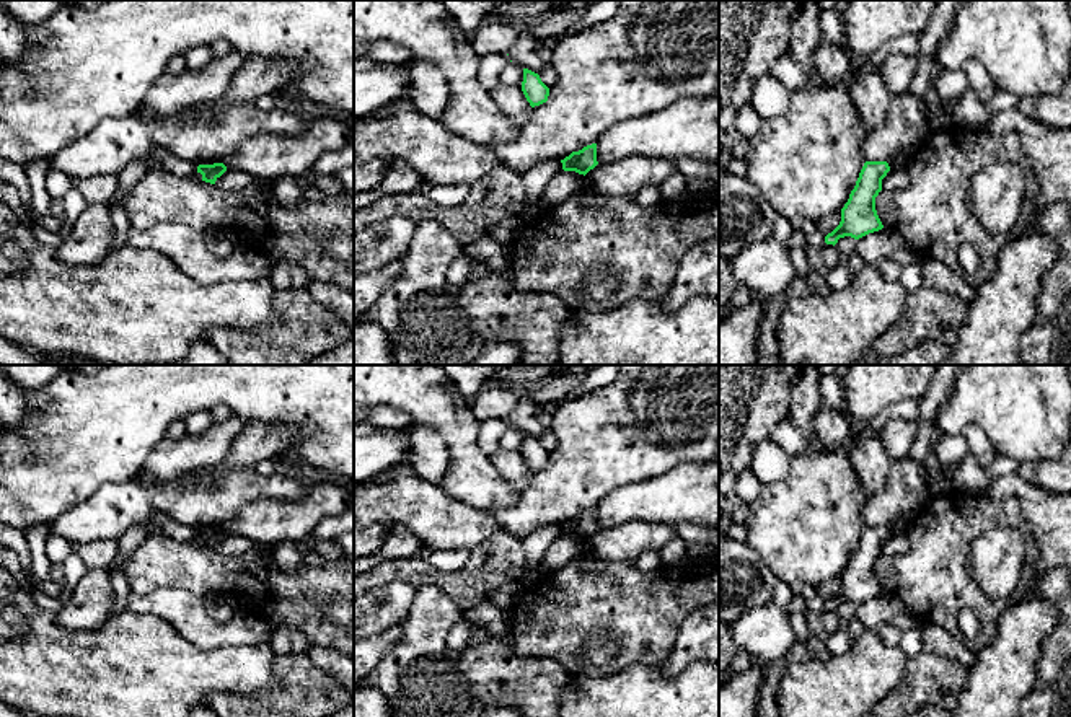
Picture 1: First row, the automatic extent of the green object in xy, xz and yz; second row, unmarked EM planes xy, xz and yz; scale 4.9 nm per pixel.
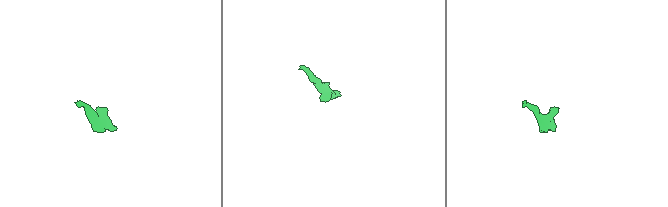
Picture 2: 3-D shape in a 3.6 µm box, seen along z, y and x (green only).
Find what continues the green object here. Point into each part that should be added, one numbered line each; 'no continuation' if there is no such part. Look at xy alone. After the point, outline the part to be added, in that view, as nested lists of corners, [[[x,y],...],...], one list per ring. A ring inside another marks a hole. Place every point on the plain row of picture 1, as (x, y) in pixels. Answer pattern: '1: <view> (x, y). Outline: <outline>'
no continuation

